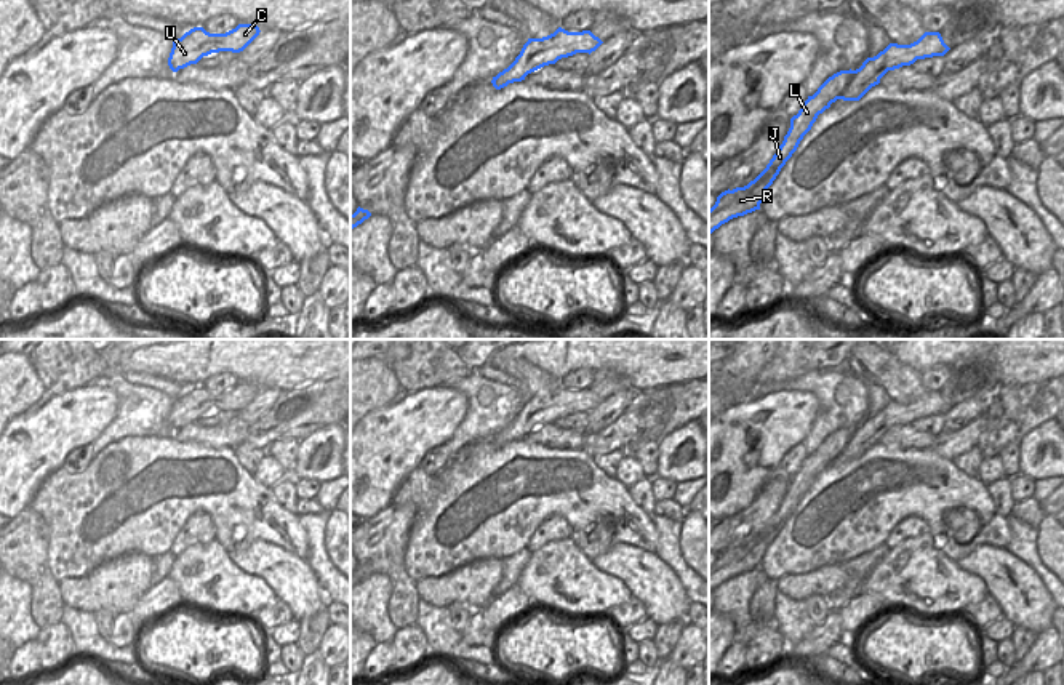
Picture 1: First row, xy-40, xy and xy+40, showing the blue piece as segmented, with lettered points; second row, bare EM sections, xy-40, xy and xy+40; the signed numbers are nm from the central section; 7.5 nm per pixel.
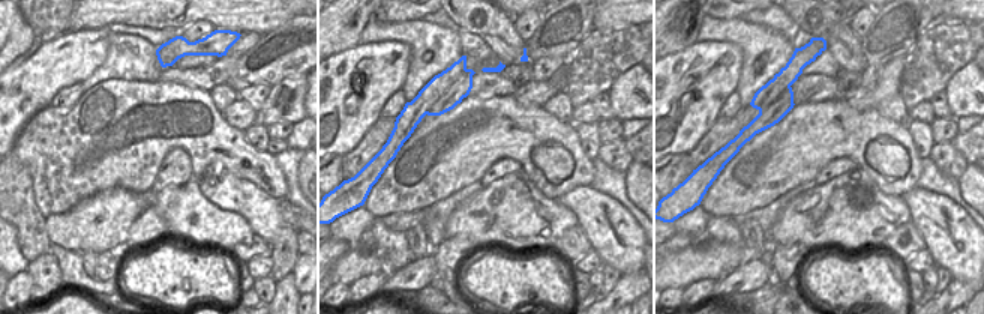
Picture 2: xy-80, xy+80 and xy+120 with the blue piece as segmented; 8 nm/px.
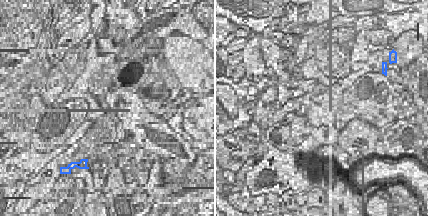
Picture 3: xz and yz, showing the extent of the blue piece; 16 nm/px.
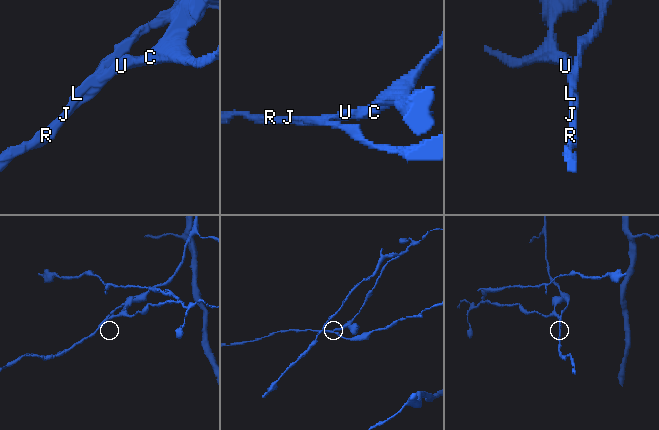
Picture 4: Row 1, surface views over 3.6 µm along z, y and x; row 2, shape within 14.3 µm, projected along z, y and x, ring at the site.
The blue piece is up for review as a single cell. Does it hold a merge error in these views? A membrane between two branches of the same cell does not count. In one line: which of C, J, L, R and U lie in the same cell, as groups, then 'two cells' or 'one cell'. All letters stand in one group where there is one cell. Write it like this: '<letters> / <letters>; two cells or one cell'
C U / J L R; two cells

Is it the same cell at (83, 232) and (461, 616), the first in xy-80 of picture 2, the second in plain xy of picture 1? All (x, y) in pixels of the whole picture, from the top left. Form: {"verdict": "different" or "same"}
{"verdict": "different"}

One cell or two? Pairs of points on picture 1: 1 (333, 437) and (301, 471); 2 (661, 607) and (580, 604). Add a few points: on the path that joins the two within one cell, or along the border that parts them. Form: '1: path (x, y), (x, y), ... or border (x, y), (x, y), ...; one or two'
1: path (325, 444), (312, 466); one
2: border (599, 570), (616, 576), (632, 594); two

